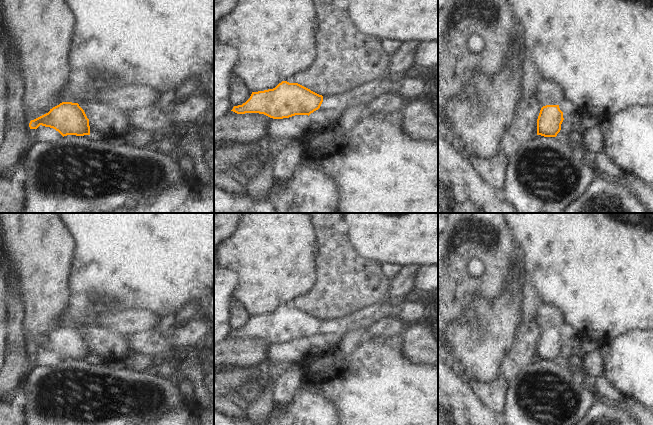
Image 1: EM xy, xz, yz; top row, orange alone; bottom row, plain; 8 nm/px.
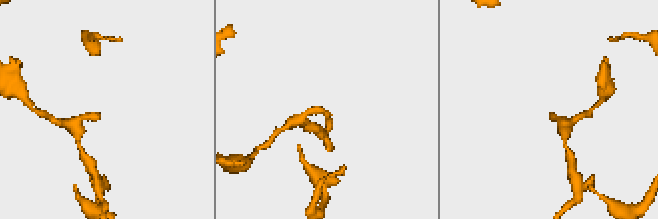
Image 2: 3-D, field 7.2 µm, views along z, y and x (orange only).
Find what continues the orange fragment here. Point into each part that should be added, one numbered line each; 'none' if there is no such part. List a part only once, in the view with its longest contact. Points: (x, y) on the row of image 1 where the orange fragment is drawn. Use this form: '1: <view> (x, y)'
none

